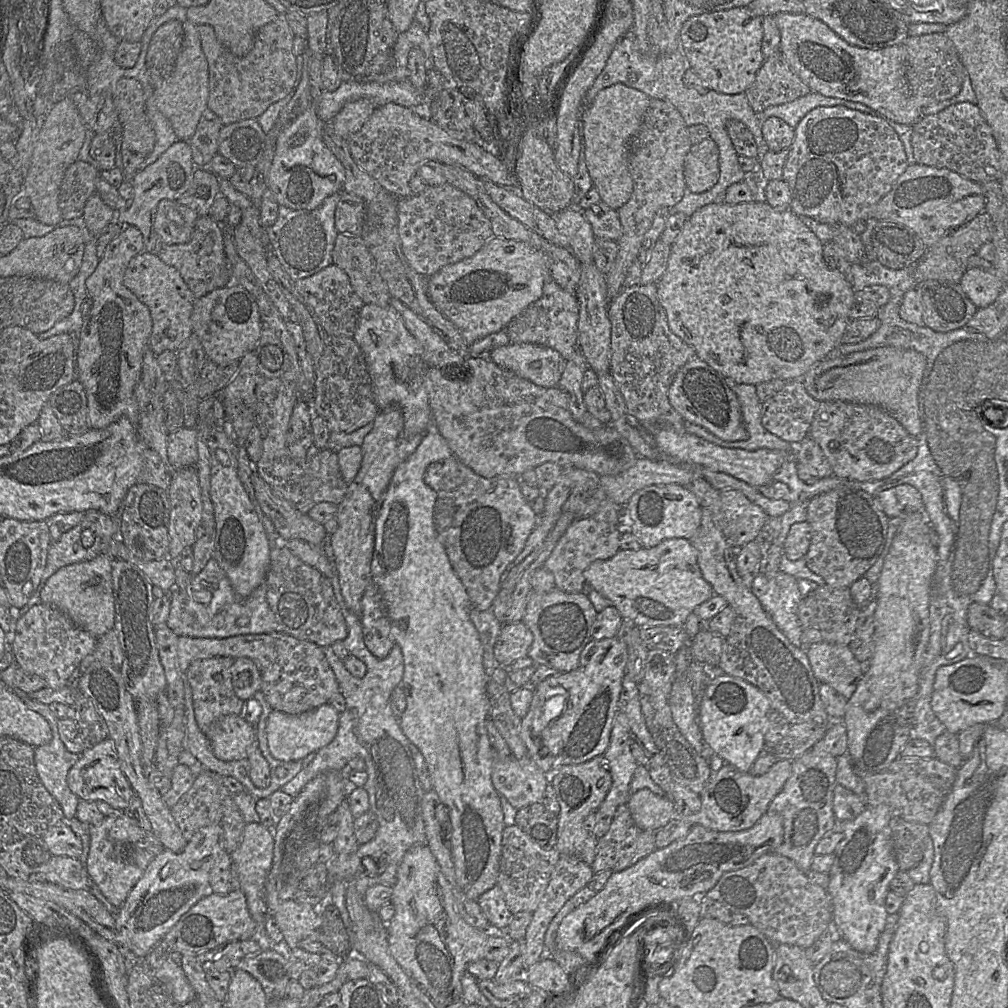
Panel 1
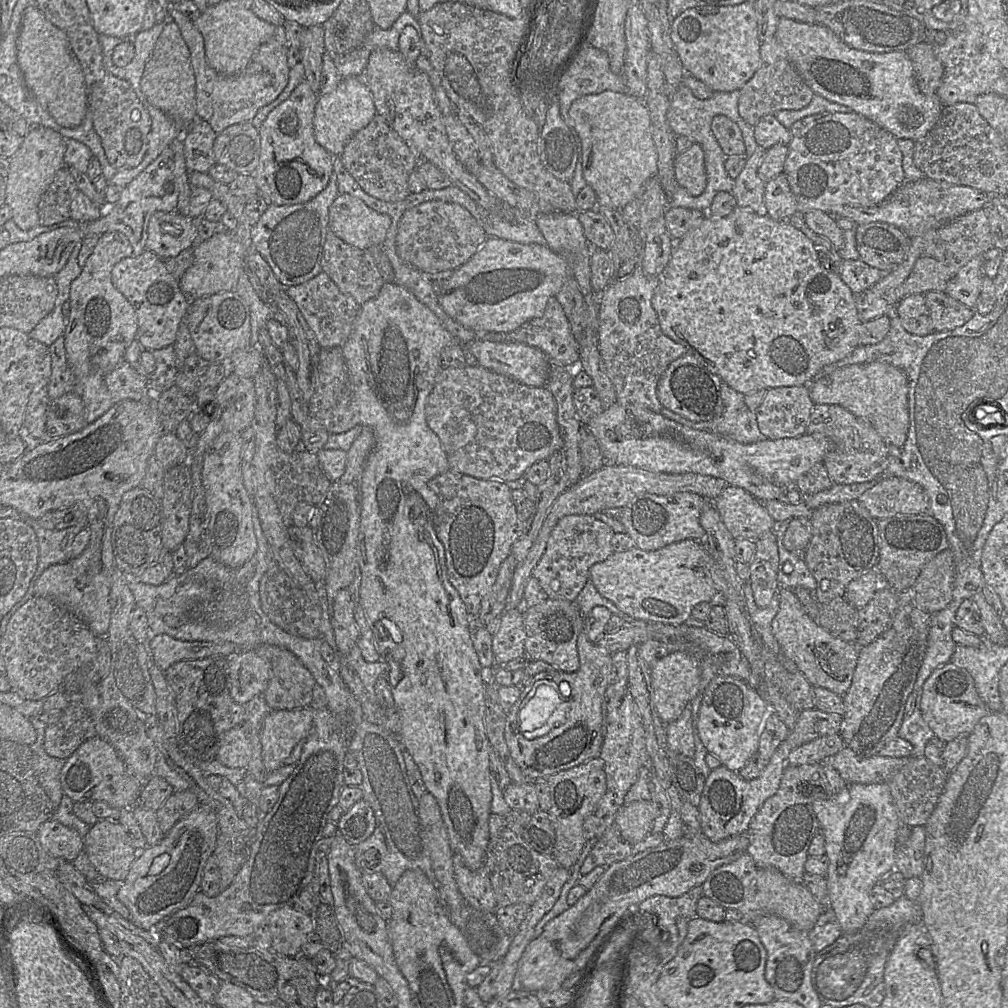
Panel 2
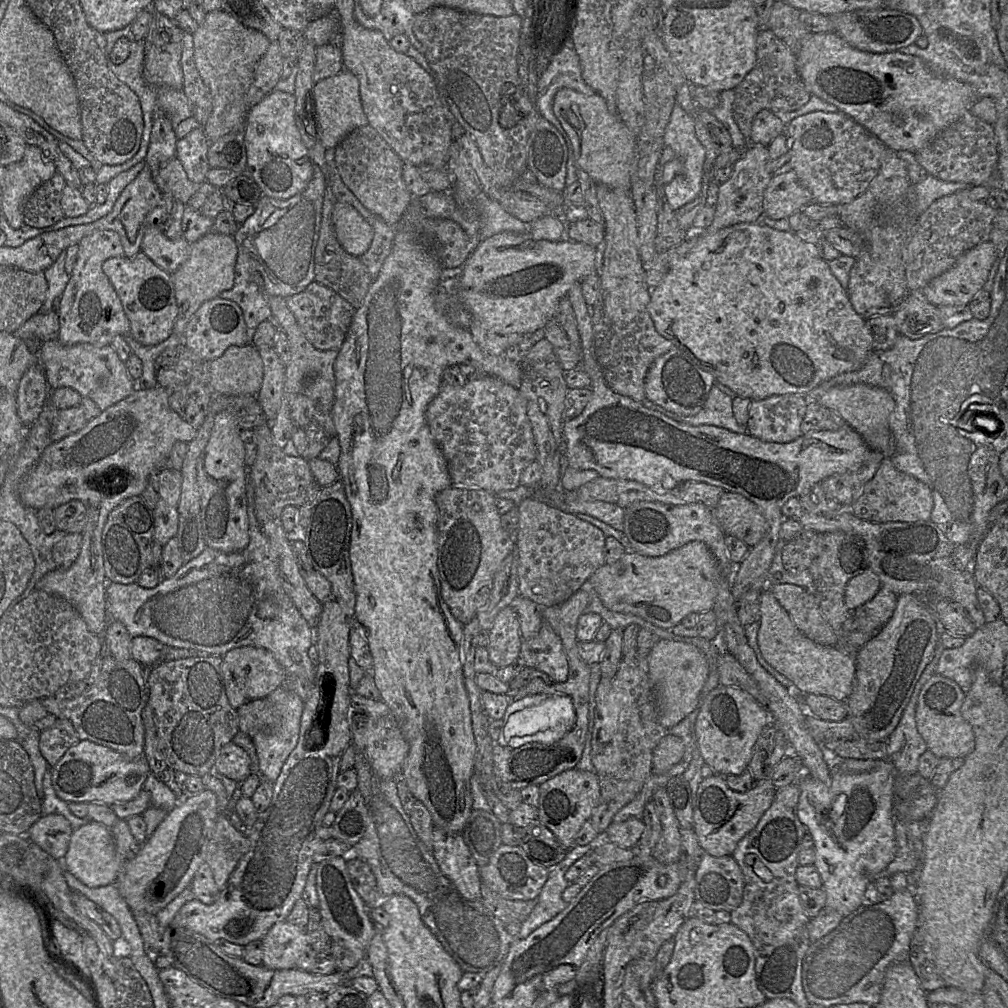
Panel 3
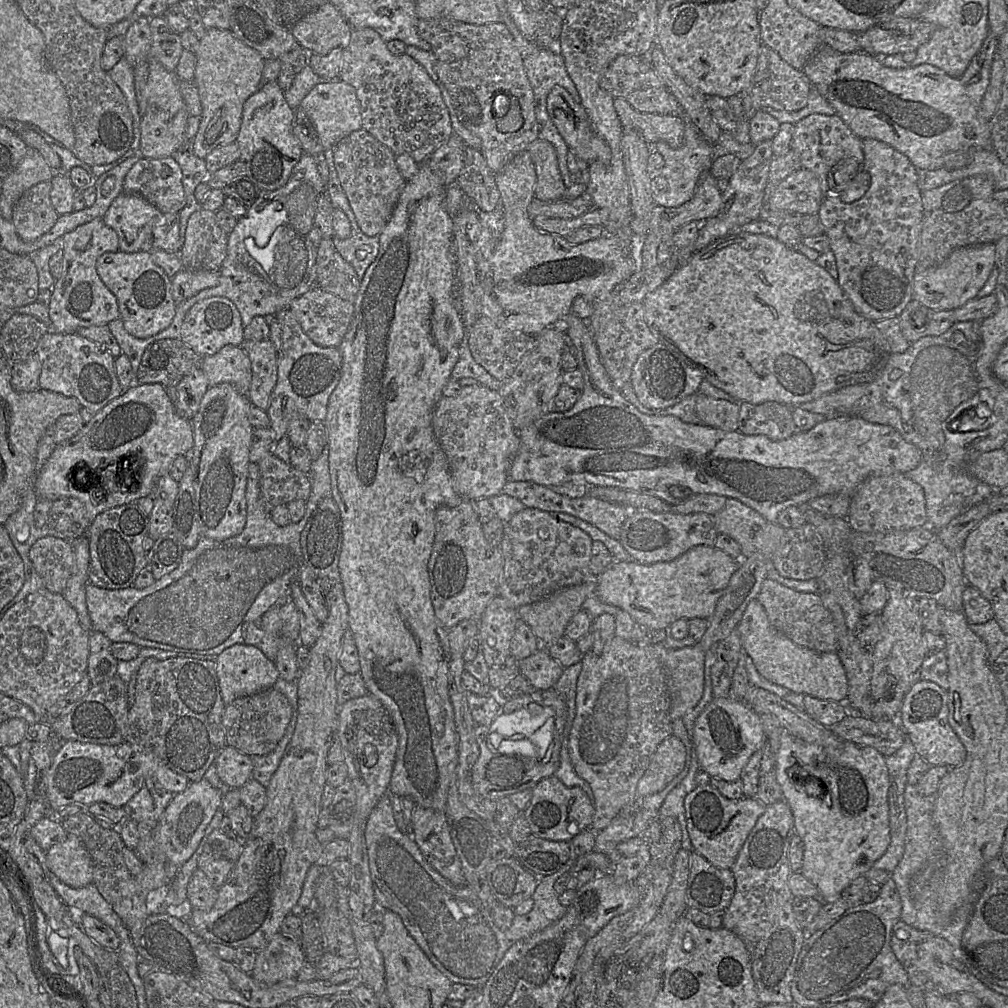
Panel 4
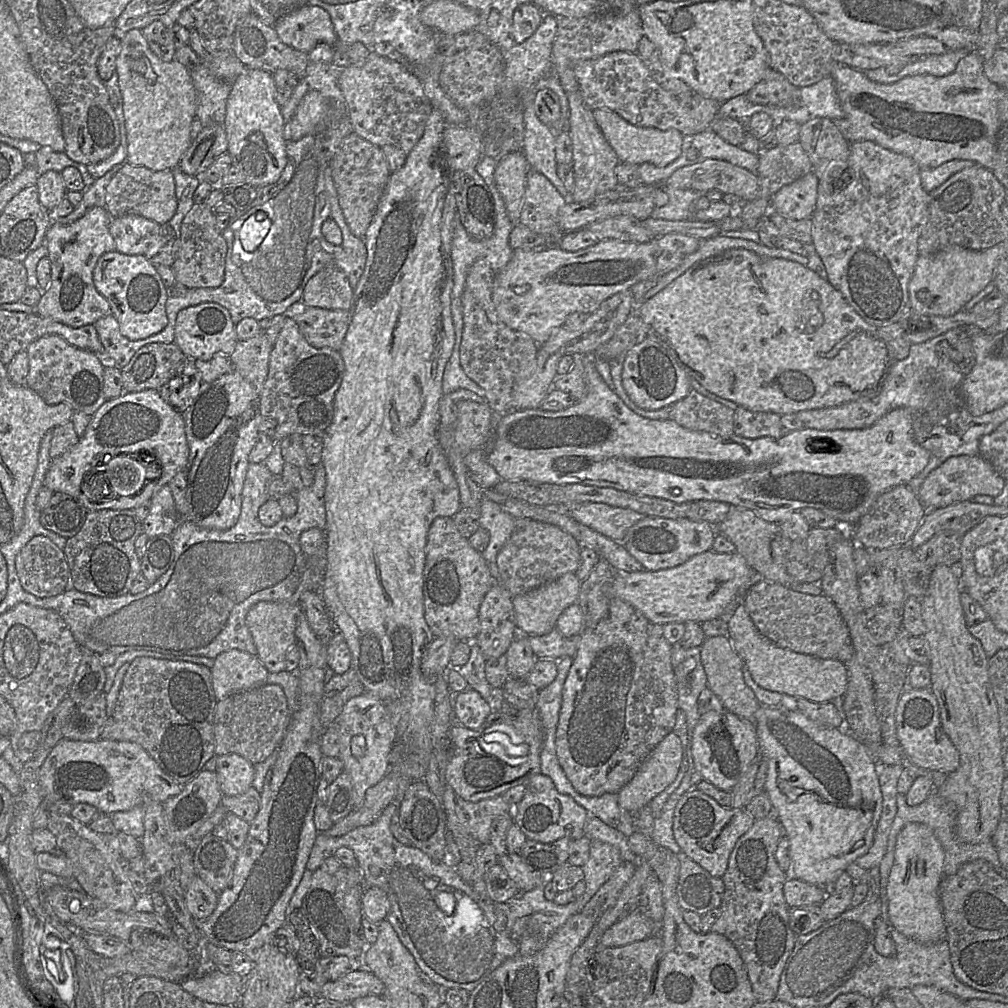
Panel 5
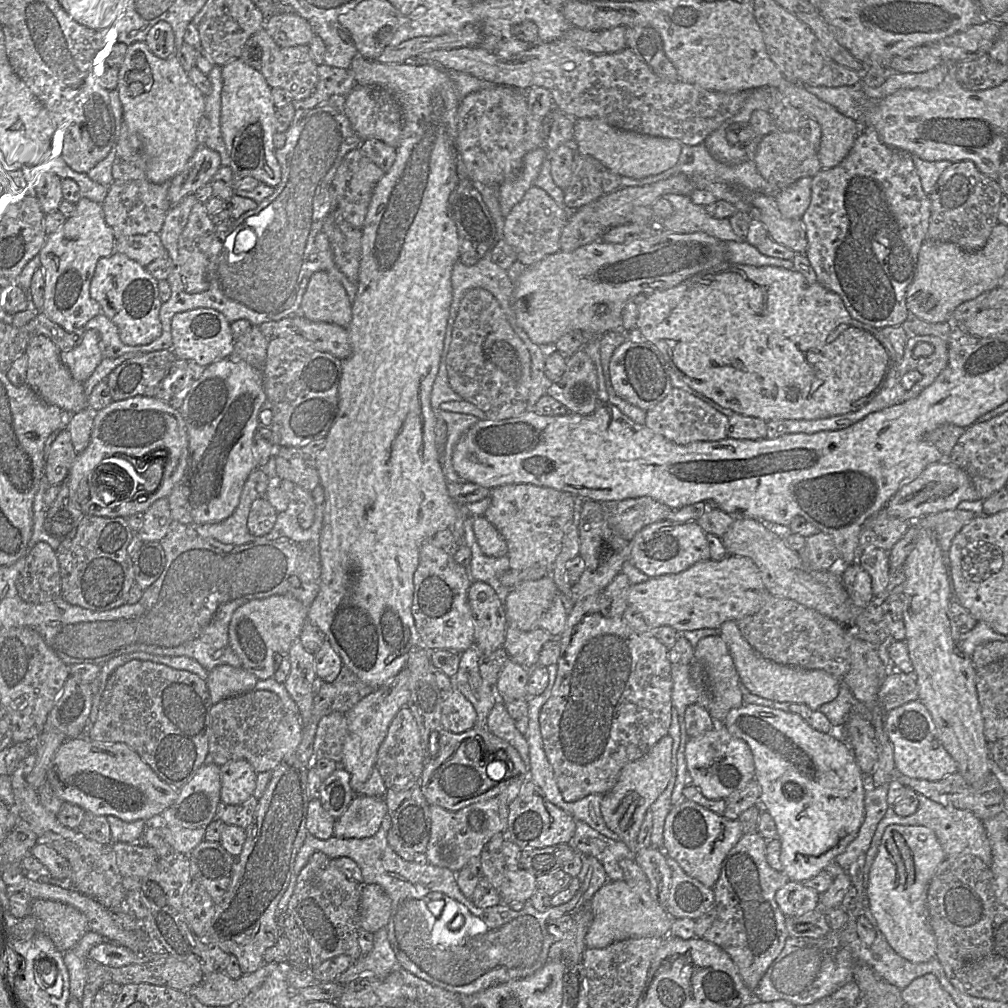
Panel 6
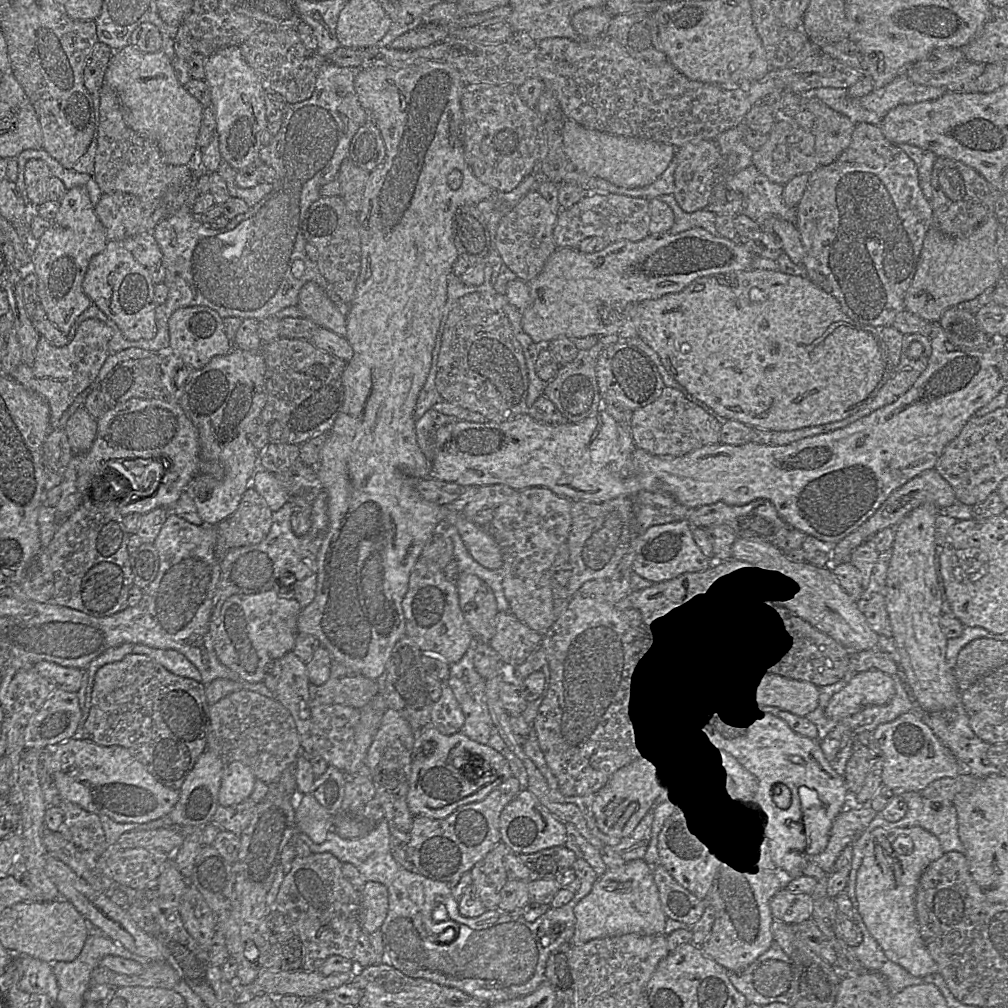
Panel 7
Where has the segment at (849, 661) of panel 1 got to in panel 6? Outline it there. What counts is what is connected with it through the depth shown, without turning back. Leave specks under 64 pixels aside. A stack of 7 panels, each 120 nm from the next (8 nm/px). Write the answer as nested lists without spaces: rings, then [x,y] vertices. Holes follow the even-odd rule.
[[[728,620],[720,626],[721,638],[726,643],[735,664],[740,682],[754,695],[777,702],[805,704],[818,710],[823,704],[834,700],[840,689],[840,681],[824,670],[807,670],[782,665],[764,658],[742,636],[737,621]]]

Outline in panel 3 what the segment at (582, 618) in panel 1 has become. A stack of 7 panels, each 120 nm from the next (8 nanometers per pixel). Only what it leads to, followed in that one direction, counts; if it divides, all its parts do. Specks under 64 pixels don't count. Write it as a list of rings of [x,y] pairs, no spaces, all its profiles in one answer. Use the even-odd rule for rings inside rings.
[[[547,622],[539,632],[522,643],[520,658],[524,667],[532,667],[548,675],[551,681],[564,682],[569,677],[569,661],[560,637]]]

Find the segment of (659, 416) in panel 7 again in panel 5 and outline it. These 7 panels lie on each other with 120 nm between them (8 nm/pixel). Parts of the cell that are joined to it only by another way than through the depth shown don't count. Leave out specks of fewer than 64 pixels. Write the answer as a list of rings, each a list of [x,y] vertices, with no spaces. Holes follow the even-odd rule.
[[[693,389],[671,406],[668,419],[684,428],[720,437],[734,434],[734,411]]]

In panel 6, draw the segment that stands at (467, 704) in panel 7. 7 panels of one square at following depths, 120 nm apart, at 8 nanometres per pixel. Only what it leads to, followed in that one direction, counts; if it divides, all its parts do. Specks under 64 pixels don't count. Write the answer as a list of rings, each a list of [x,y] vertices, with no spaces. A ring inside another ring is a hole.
[[[477,643],[472,644],[460,655],[459,669],[452,678],[454,686],[473,704],[477,713],[475,726],[487,726],[487,719],[490,711],[498,701],[495,687],[490,686],[481,676],[479,669],[479,659],[482,654]]]

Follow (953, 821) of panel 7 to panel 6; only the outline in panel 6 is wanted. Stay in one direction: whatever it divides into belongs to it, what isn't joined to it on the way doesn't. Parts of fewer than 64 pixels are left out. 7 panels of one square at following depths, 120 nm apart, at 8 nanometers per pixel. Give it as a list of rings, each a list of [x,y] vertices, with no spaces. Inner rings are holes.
[[[918,794],[918,801],[919,804],[917,809],[908,816],[897,815],[893,809],[893,805],[888,807],[884,817],[877,826],[870,847],[865,854],[863,882],[869,882],[869,873],[878,852],[881,838],[885,829],[892,824],[922,825],[928,827],[933,830],[937,836],[944,849],[946,857],[970,854],[979,857],[985,864],[990,865],[992,859],[991,845],[986,834],[983,820],[979,819],[975,814],[968,810],[957,809],[952,806],[944,806],[922,794]]]

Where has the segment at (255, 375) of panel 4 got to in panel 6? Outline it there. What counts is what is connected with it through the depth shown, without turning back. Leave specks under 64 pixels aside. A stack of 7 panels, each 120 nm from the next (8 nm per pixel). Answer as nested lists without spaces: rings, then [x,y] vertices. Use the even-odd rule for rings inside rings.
[[[252,325],[244,335],[234,341],[229,359],[247,362],[261,371],[266,359],[268,341],[269,338],[261,333],[259,327]]]

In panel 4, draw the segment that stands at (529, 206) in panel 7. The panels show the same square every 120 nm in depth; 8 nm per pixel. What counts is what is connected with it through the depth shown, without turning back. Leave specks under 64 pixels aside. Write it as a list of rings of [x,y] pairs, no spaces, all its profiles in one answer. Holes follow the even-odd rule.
[[[537,138],[526,150],[530,153],[537,176],[534,197],[541,201],[553,201],[565,197],[564,180],[553,144]]]

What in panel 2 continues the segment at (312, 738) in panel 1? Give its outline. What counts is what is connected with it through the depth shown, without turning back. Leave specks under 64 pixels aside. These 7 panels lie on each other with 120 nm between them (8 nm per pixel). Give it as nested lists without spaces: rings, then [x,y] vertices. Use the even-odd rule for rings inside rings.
[[[314,709],[272,710],[261,731],[262,761],[268,773],[283,766],[293,748],[304,742],[313,727]]]

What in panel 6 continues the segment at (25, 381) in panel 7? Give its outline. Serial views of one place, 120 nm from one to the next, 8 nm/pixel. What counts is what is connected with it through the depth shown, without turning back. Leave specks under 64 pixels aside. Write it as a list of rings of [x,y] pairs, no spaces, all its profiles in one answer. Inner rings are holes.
[[[85,329],[81,339],[72,349],[60,352],[61,362],[79,382],[85,382],[102,359],[99,334],[93,329]]]

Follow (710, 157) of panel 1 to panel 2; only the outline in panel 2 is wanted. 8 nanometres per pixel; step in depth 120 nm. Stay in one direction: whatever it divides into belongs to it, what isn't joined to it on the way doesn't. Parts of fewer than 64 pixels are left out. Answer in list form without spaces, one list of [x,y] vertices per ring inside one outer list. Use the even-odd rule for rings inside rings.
[[[697,143],[674,159],[674,173],[677,184],[684,187],[692,196],[700,195],[707,182],[704,152]]]

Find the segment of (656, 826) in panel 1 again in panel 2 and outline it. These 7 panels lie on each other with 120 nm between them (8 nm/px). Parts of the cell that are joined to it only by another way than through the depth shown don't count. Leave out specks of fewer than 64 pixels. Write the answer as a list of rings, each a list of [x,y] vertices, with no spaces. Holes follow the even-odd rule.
[[[651,800],[633,801],[621,806],[614,825],[626,842],[635,845],[651,833],[658,814],[659,809]]]

